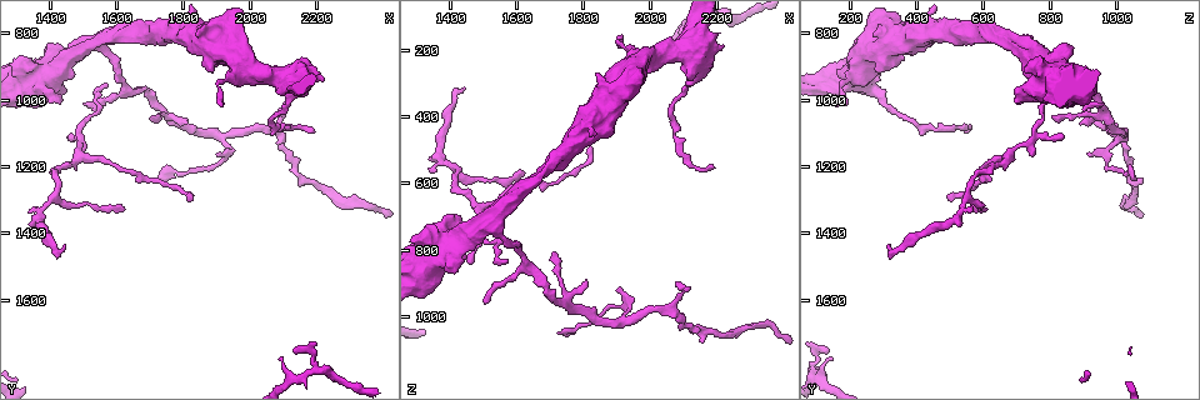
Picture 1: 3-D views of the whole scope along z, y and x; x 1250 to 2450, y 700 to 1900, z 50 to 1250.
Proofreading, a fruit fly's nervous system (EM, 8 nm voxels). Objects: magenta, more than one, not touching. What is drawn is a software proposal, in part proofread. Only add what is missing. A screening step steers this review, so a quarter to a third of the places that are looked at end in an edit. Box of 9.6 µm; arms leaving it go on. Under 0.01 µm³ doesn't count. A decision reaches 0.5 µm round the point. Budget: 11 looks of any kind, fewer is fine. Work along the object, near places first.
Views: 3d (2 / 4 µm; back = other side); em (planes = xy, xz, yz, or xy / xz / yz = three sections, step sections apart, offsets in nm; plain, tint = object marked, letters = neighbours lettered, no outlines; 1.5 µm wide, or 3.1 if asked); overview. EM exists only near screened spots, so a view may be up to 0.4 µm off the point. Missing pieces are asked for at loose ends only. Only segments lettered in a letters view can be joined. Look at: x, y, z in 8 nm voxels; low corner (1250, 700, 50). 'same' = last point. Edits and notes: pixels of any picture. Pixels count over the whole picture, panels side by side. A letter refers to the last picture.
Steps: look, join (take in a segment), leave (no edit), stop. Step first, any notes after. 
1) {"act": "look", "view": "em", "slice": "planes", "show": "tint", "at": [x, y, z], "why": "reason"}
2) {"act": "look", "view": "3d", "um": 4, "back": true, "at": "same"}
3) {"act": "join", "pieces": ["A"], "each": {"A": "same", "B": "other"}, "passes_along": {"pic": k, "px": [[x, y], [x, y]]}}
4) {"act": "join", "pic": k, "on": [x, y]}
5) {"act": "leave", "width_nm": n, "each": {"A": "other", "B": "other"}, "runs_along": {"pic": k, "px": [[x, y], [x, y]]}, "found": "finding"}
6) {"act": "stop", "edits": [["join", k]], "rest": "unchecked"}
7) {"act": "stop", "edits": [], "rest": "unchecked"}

{"act": "look", "view": "3d", "um": 4, "at": [1820, 1290, 490], "why": "end of a long branch"}

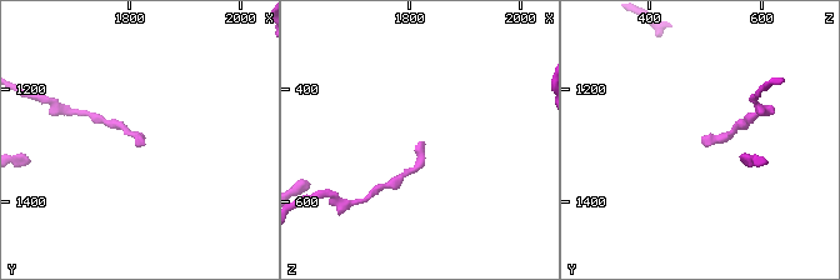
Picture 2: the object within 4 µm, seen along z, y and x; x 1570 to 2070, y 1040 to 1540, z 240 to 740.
{"act": "look", "view": "em", "slice": "yz", "step": 4, "show": "letters", "at": [1825, 1285, 490], "why": "now the EM"}

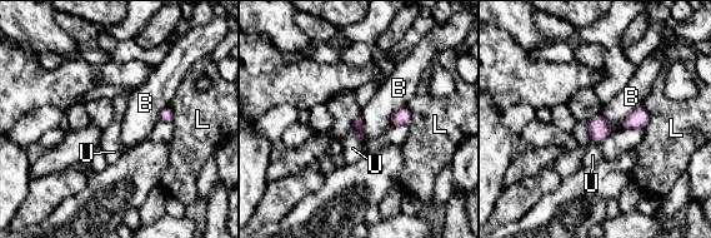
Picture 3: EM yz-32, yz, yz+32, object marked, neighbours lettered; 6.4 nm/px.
{"act": "leave", "each": {"B": "other", "L": "other", "U": "other"}, "border": {"pic": 3, "px": [[642, 104], [649, 114], [644, 128]]}, "found": "none of them fits"}

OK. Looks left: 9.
{"act": "look", "view": "em", "slice": "yz", "step": 8, "show": "letters", "at": [1810, 1070, 890], "why": "free end"}

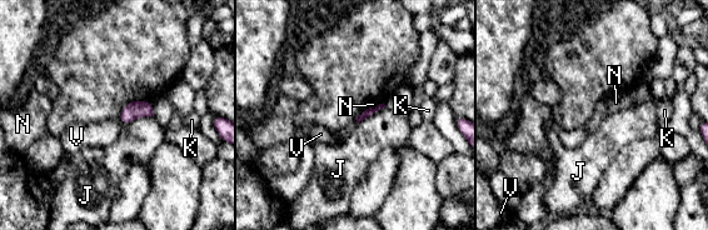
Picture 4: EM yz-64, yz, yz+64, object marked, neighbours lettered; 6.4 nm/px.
{"act": "look", "view": "em", "slice": "xy", "step": 4, "show": "letters", "at": "same", "why": "another direction"}

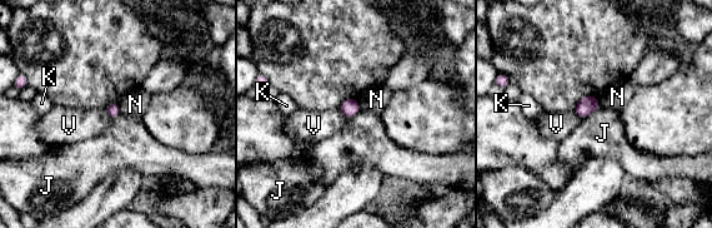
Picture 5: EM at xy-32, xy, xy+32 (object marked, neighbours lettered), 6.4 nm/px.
{"act": "leave", "each": {"J": "other", "K": "other", "N": "other", "V": "other"}, "border": {"pic": 5, "px": [[357, 99], [361, 109]]}, "found": "no lettered segment goes on from it"}

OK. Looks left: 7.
{"act": "look", "view": "3d", "um": 4, "at": [1630, 1330, 570], "why": "an open end"}

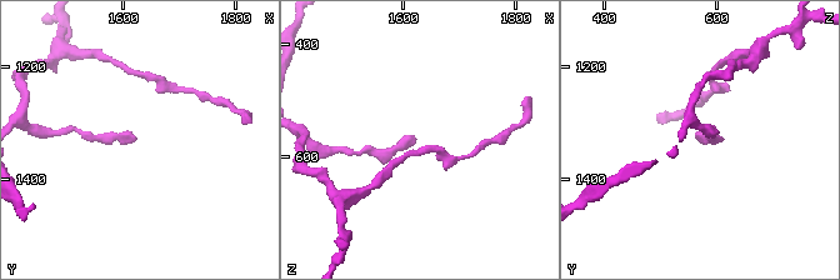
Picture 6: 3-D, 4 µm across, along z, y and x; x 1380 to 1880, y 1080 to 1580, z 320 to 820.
{"act": "look", "view": "em", "slice": "planes", "show": "letters", "at": [1620, 1330, 575], "why": "need the tissue"}

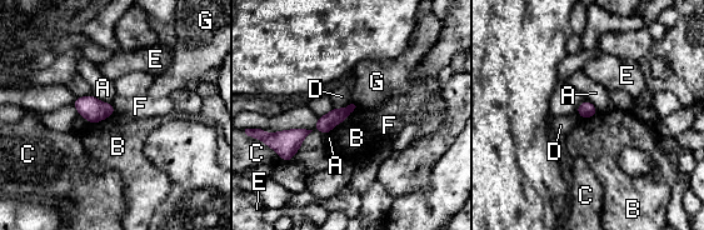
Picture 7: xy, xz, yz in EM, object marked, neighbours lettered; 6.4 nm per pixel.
{"act": "leave", "width_nm": 100, "each": {"A": "other", "B": "other", "C": "other", "D": "other", "E": "other", "F": "other", "G": "other"}, "found": "none of them fits"}

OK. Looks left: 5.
{"act": "look", "view": "em", "slice": "planes", "show": "plain", "at": [1720, 1230, 1050], "why": "branch stops here"}

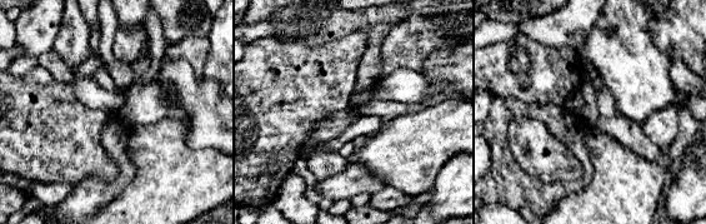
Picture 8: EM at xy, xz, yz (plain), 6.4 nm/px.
{"act": "look", "view": "em", "slice": "planes", "show": "letters", "at": "same"}

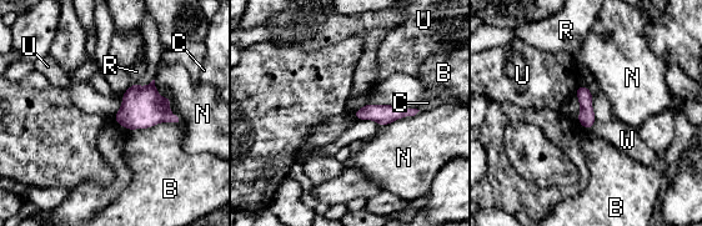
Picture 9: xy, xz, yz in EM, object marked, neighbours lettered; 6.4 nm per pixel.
{"act": "leave", "each": {"B": "other", "C": "other", "N": "other", "R": "other", "U": "other", "W": "other"}, "border": {"pic": 9, "px": [[596, 120], [590, 129]]}, "found": "none of them fits"}

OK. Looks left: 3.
{"act": "stop", "edits": [], "rest": "unchecked"}

